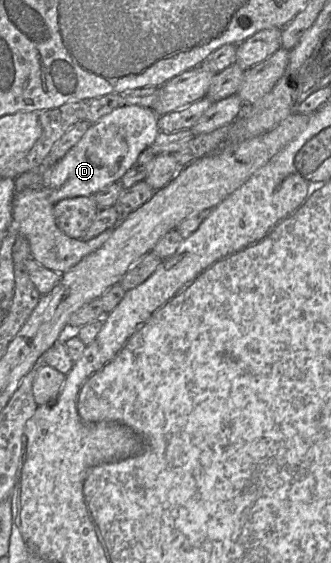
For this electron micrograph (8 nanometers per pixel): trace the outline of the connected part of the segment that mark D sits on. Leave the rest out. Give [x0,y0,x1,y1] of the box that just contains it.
[47,105,160,205]

